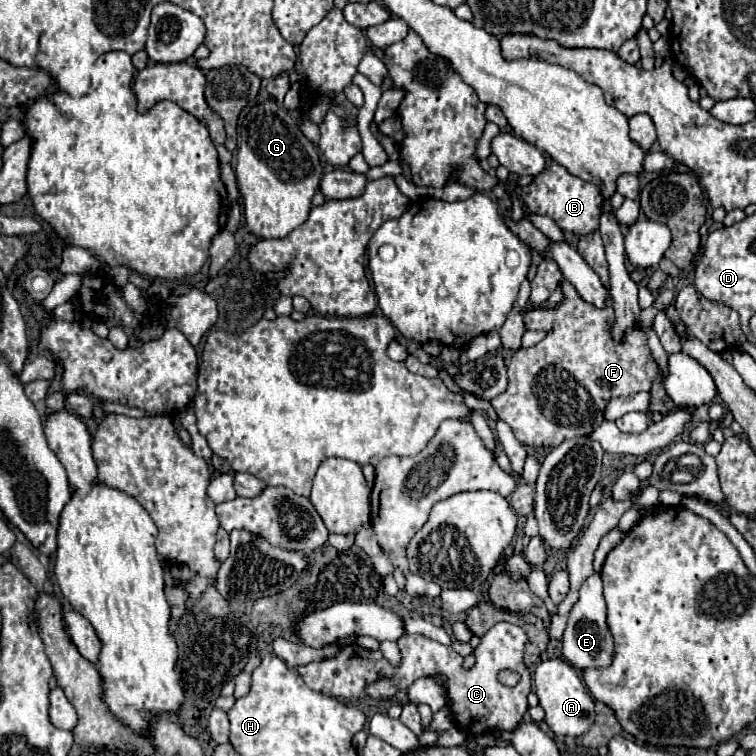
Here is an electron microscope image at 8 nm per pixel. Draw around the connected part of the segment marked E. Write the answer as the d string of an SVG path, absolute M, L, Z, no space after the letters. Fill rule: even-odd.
M596 572L584 580L584 584L580 588L580 598L570 610L568 624L566 624L566 630L562 636L562 652L564 652L564 658L578 670L604 668L612 662L614 644L612 644L610 630L606 626L604 586L602 586L602 576Z

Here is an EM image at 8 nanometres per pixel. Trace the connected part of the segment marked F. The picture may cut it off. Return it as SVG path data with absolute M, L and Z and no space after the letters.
M562 282L566 300L556 310L528 310L524 314L526 322L550 322L548 336L530 348L520 348L514 352L508 364L508 390L490 400L498 418L504 420L518 442L528 448L554 448L568 438L586 436L604 420L604 404L614 396L626 396L636 392L648 392L656 376L656 364L652 364L652 356L646 344L646 336L642 330L634 330L626 334L624 344L614 344L610 338L610 326L614 320L612 300L608 300L608 308L592 308L592 304L580 300L572 284Z

